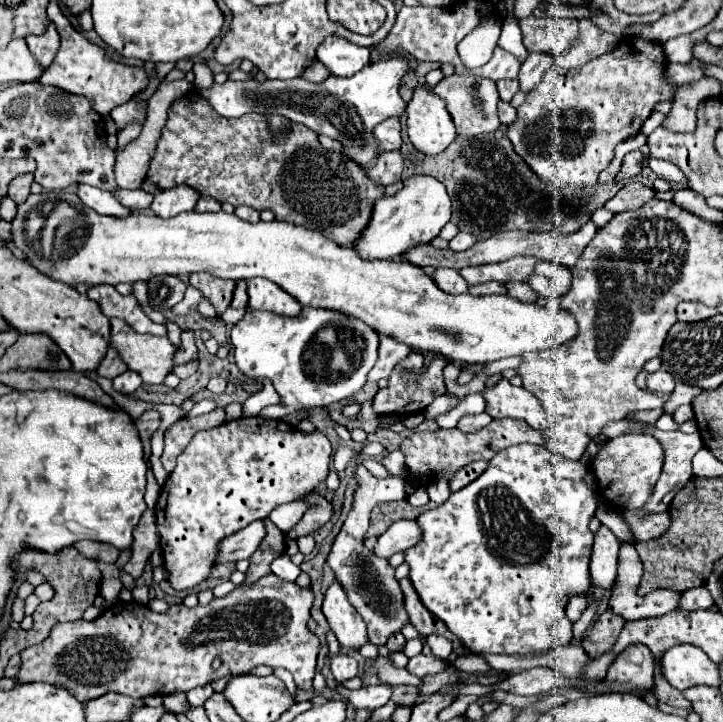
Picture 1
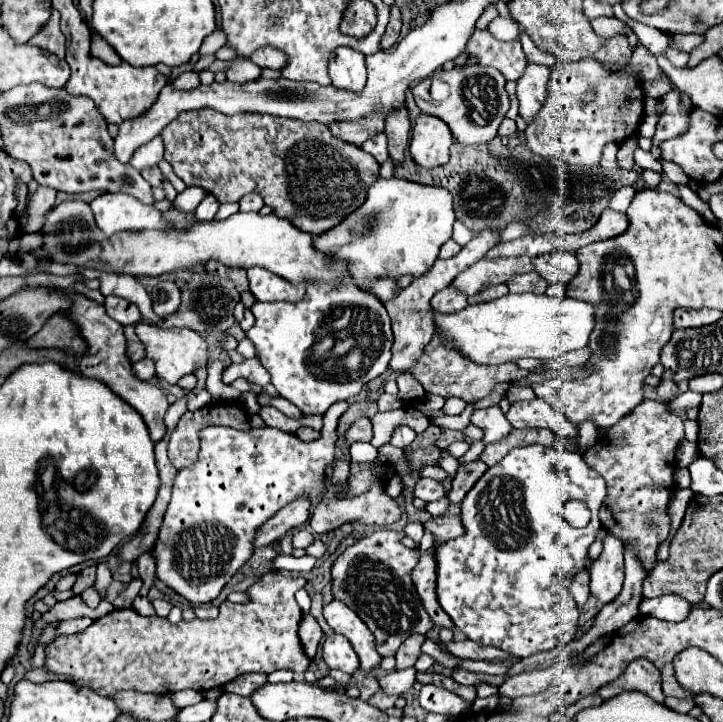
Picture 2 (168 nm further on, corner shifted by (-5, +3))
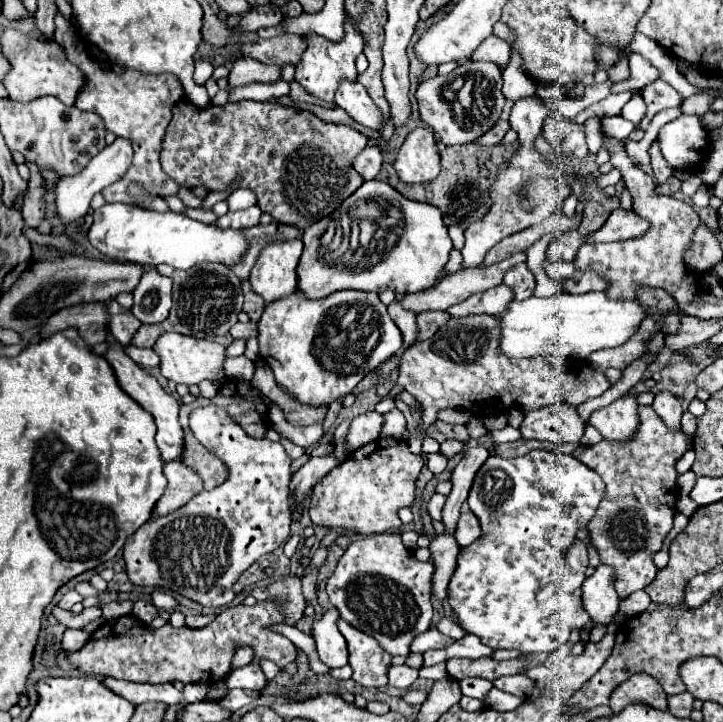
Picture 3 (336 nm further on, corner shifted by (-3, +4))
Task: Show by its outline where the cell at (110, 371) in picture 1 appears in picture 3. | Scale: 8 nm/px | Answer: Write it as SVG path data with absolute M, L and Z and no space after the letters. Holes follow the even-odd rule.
M165 264L157 266L159 274L169 276L175 282L175 302L169 312L169 318L155 326L141 326L133 336L135 346L153 348L157 338L165 332L179 332L193 338L217 338L225 336L229 328L237 322L237 314L243 306L241 280L223 264L199 264L189 270L175 270Z

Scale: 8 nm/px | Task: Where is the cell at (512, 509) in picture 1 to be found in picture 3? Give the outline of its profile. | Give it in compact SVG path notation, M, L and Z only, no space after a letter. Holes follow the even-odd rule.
M533 450L525 456L517 456L517 458L501 458L501 456L489 456L483 464L483 468L477 472L475 476L475 482L471 486L471 492L469 492L469 506L473 510L473 514L479 518L481 522L481 528L483 528L483 536L479 540L475 540L475 544L467 546L467 548L461 548L461 554L457 558L457 568L455 568L455 574L449 582L449 602L455 610L455 616L459 620L459 624L469 632L469 634L475 634L481 638L481 642L485 646L491 646L491 648L515 648L519 650L521 654L549 654L553 650L557 650L561 644L565 644L569 640L569 632L571 632L571 624L573 624L573 618L575 618L575 606L569 602L569 598L559 598L563 596L561 592L543 592L543 574L555 574L559 572L559 566L561 566L561 554L567 552L567 548L575 542L575 532L579 528L585 528L589 524L589 520L593 518L593 512L597 510L601 498L605 496L605 484L601 480L601 476L597 476L597 472L593 472L591 468L587 468L585 464L577 462L573 456L559 456L559 454L553 454L553 452L547 452L547 450Z

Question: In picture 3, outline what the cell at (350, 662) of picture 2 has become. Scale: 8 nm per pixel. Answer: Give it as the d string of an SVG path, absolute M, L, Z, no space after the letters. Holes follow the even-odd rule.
M331 608L311 628L311 636L315 640L319 660L327 668L345 666L347 658L349 658L347 642L337 628L337 620L339 620L339 612L337 612L337 608Z

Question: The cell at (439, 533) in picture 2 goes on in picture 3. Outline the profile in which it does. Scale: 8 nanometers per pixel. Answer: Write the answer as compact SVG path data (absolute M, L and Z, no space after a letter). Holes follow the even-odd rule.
M473 512L461 514L459 522L457 522L457 532L455 532L457 544L465 548L465 546L473 544L479 536L481 536L481 524L479 524L477 516Z

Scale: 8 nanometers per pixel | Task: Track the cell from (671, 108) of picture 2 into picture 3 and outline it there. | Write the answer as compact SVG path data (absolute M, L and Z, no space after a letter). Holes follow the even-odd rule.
M655 142L649 150L651 154L651 168L653 168L653 176L655 176L655 182L657 184L665 184L665 180L671 176L671 168L667 166L667 162L663 160L661 152L659 152L659 144Z

